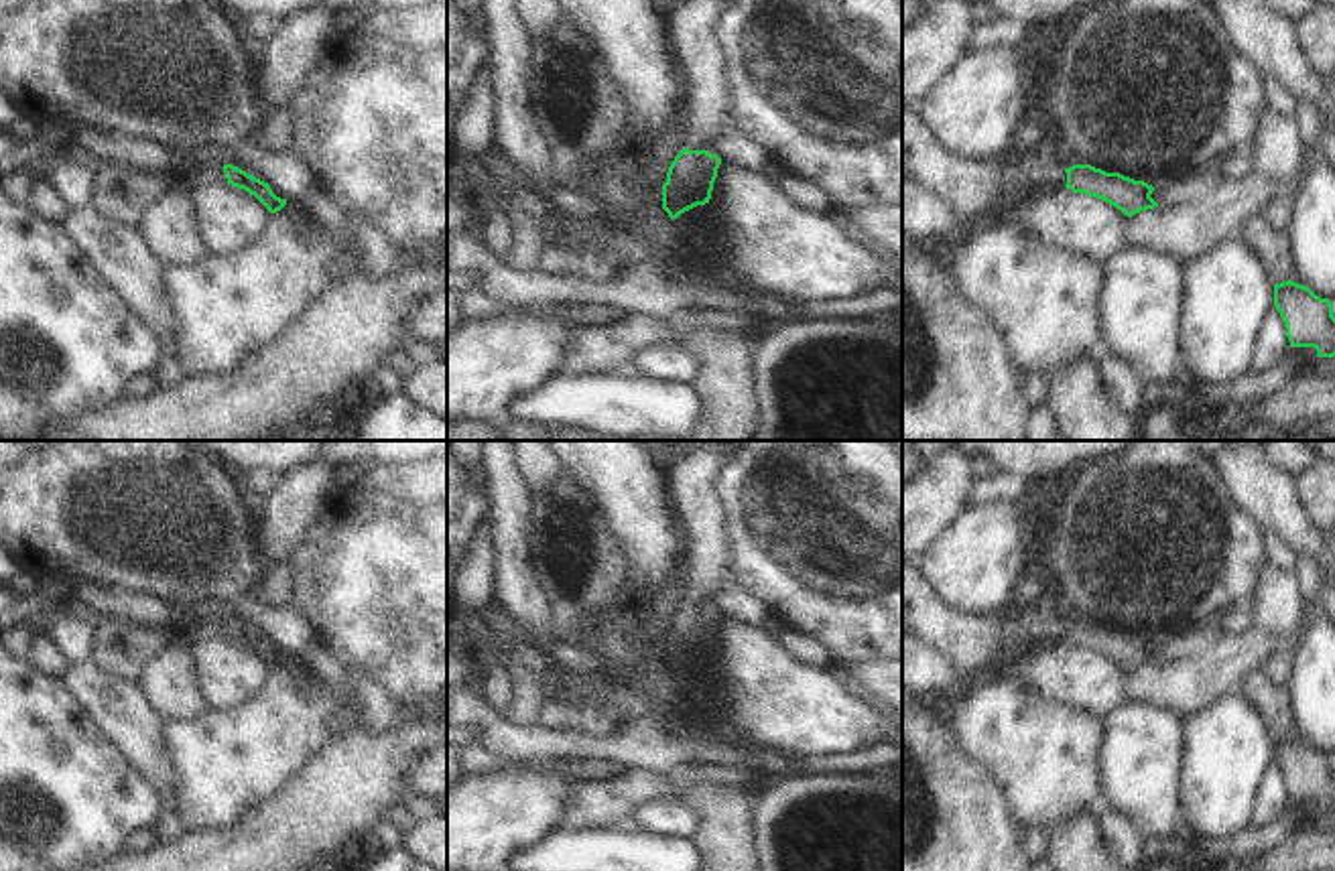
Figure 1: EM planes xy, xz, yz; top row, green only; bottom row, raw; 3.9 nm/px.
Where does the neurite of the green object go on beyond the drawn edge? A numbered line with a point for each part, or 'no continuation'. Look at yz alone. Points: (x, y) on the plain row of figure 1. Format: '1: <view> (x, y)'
1: yz (982, 646)

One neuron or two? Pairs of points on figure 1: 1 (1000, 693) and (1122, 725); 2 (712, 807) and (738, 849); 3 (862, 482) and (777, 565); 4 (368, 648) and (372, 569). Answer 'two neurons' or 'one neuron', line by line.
1: two neurons
2: one neuron
3: one neuron
4: one neuron

